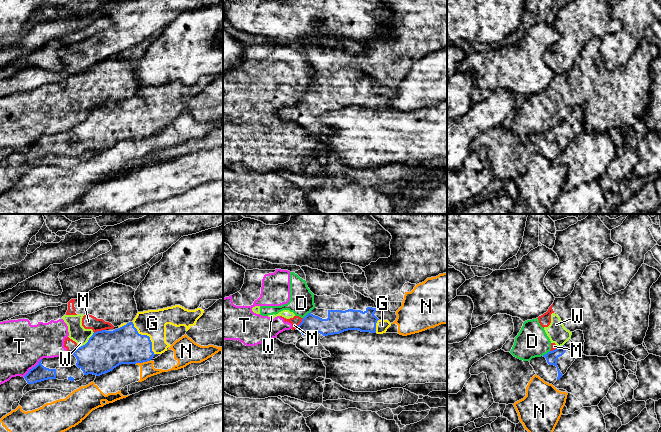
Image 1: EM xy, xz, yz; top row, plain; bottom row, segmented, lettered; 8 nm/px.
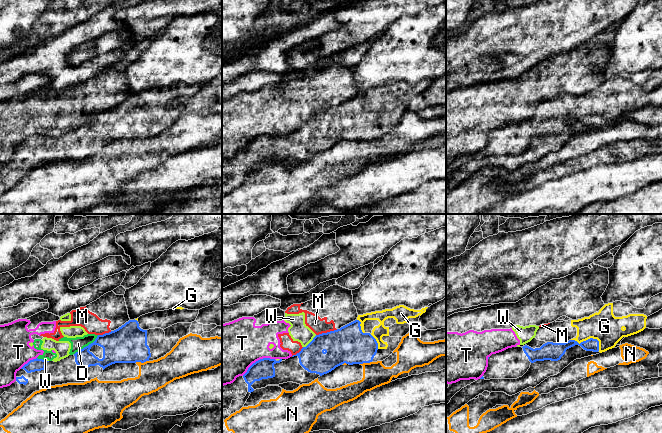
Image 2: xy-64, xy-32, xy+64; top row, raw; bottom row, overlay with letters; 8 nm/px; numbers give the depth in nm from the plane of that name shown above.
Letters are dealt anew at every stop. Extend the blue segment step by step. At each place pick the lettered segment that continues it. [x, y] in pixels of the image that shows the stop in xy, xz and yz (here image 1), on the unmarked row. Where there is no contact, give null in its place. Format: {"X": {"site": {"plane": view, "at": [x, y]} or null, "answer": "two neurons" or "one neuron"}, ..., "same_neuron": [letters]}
{"D": {"site": {"plane": "xz", "at": [307, 90]}, "answer": "two neurons"}, "G": {"site": {"plane": "xy", "at": [146, 111]}, "answer": "one neuron"}, "M": {"site": {"plane": "xy", "at": [99, 107]}, "answer": "two neurons"}, "N": {"site": {"plane": "xy", "at": [142, 138]}, "answer": "two neurons"}, "T": {"site": {"plane": "xy", "at": [33, 143]}, "answer": "two neurons"}, "W": {"site": {"plane": "xy", "at": [88, 117]}, "answer": "two neurons"}, "same_neuron": ["G"]}

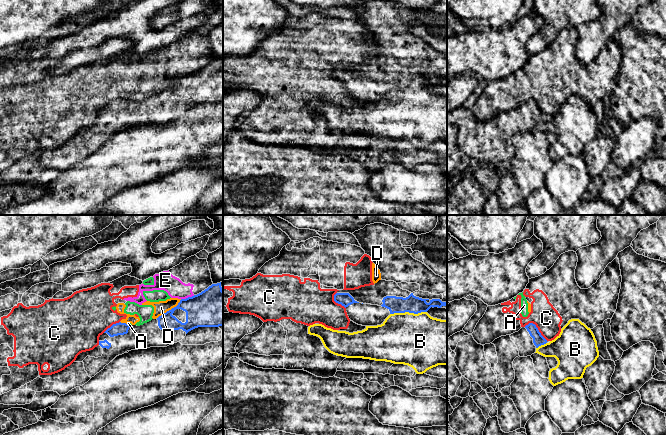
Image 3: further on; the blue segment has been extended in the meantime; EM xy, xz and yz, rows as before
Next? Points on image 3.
{"A": {"site": {"plane": "xy", "at": [130, 101]}, "answer": "two neurons"}, "B": {"site": {"plane": "xz", "at": [408, 87]}, "answer": "two neurons"}, "C": {"site": {"plane": "yz", "at": [536, 103]}, "answer": "two neurons"}, "D": {"site": {"plane": "xy", "at": [169, 86]}, "answer": "two neurons"}, "E": {"site": {"plane": "xy", "at": [188, 73]}, "answer": "two neurons"}, "same_neuron": []}

